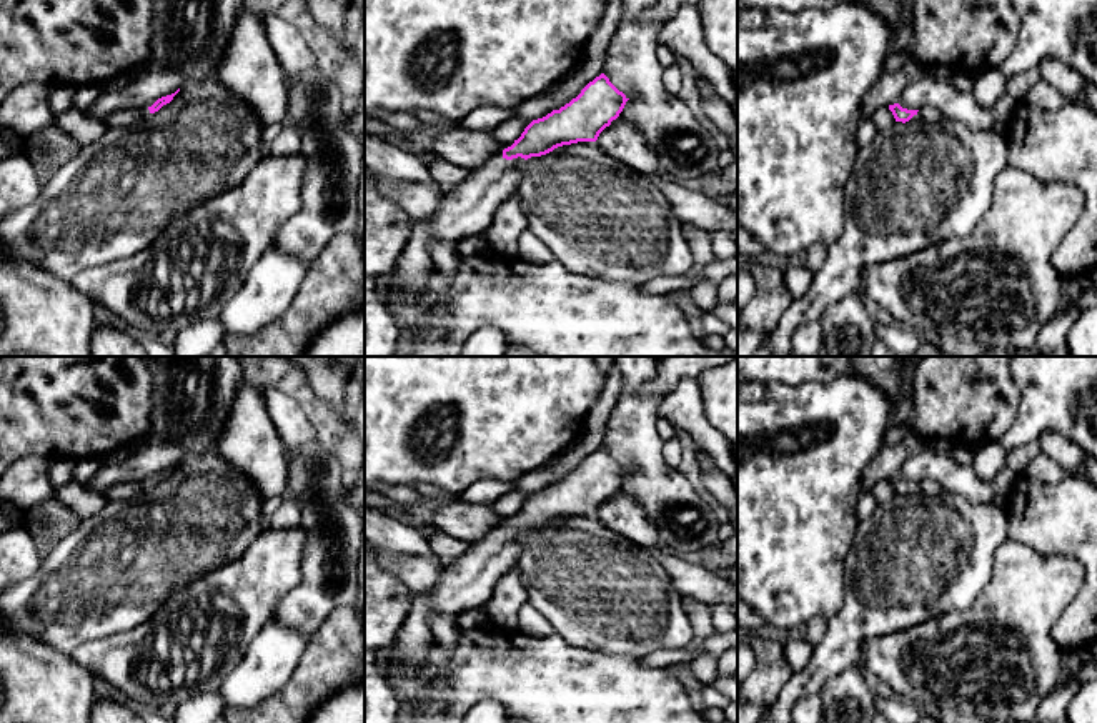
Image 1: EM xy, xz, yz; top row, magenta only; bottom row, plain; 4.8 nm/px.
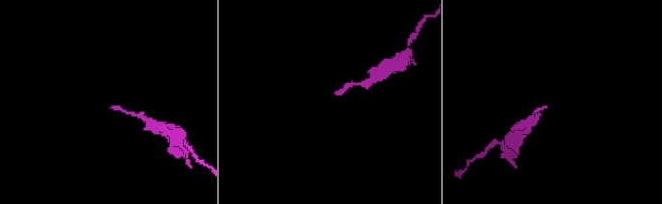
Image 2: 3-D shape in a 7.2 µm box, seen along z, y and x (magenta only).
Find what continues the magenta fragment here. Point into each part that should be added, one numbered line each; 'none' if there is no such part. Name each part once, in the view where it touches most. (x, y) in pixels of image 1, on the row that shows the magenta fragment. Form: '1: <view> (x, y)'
1: xy (119, 119)

